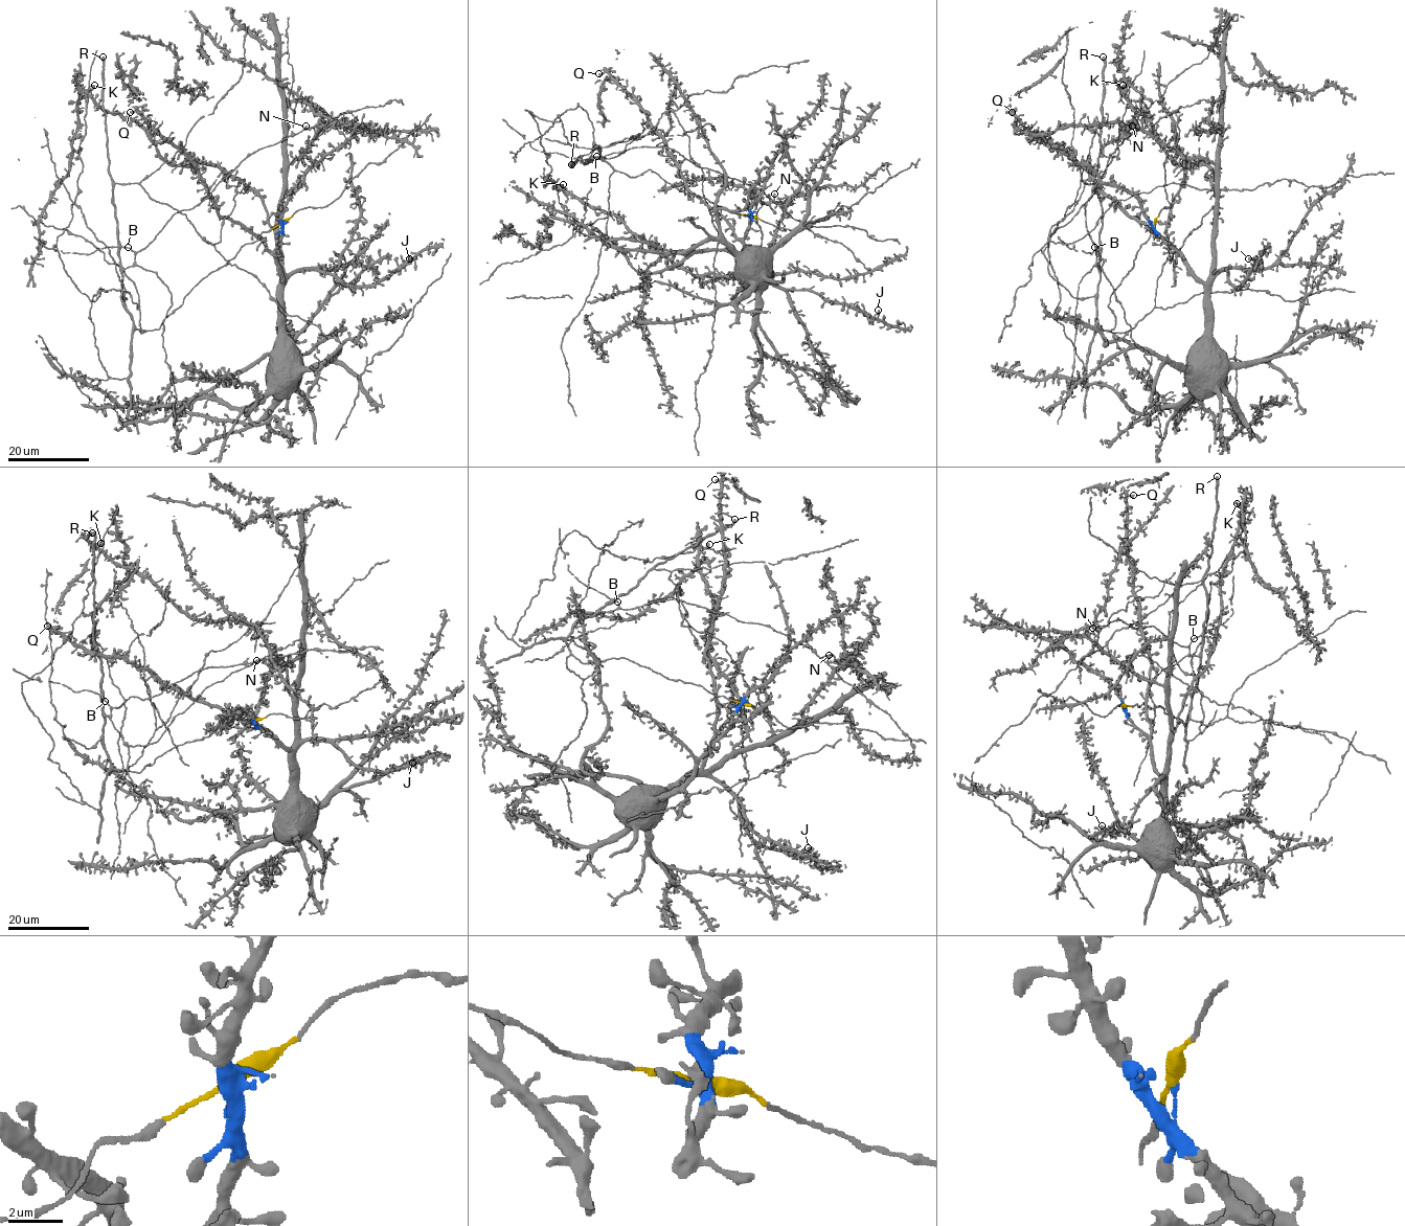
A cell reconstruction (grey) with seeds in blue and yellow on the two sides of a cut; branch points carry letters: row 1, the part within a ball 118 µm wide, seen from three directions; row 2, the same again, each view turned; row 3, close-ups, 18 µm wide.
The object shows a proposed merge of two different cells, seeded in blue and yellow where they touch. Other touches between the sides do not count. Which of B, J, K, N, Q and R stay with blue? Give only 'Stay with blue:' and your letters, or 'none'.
Stay with blue: J, K, Q

